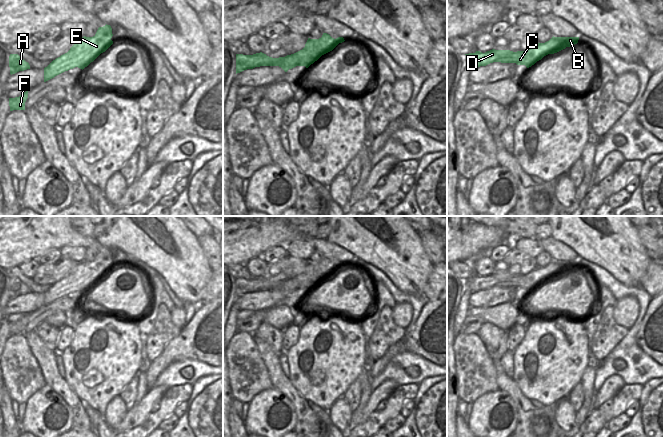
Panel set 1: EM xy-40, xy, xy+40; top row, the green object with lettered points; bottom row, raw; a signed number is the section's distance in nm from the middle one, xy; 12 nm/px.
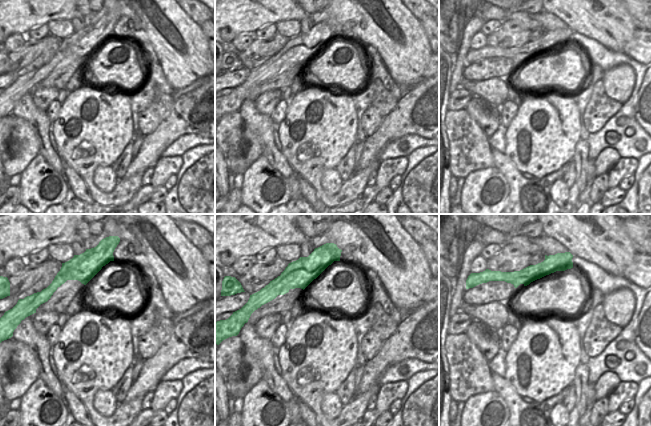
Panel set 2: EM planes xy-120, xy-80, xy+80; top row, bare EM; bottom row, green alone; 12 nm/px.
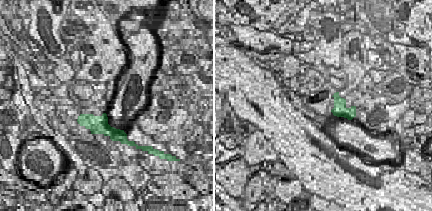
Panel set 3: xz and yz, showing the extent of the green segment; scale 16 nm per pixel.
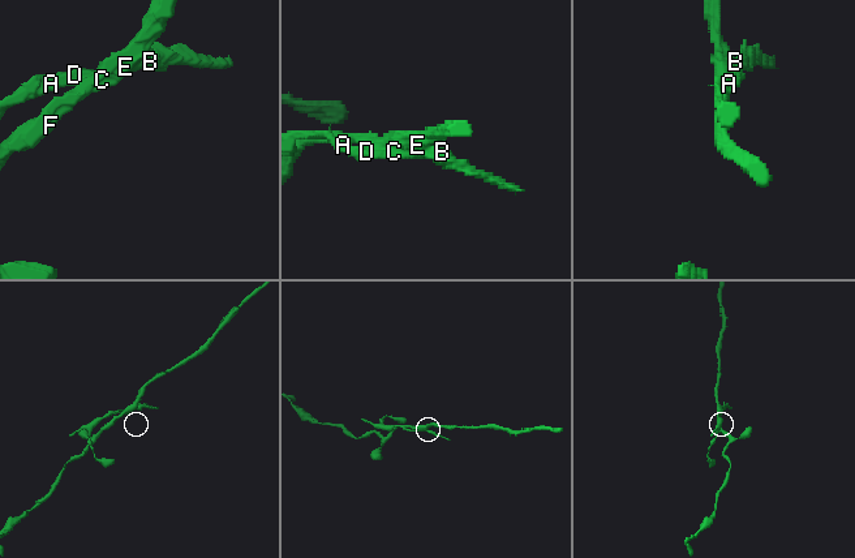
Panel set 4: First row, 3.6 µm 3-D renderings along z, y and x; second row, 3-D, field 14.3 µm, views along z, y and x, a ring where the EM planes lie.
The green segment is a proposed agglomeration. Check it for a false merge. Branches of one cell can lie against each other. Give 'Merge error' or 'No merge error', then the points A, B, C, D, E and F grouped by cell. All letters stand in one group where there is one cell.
Merge error. Groups: A B C D / E F

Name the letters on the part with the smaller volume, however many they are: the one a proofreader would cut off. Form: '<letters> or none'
A, B, C, D

